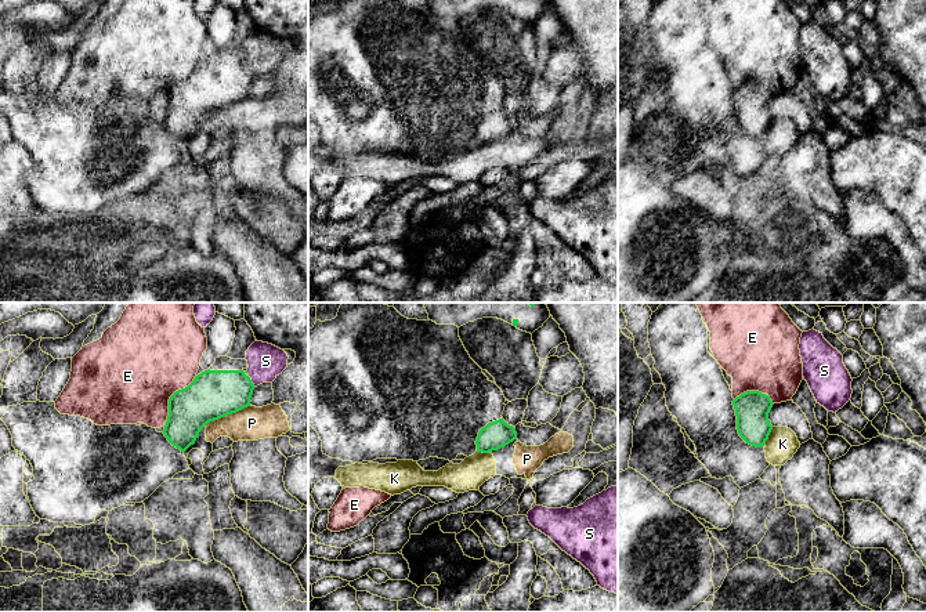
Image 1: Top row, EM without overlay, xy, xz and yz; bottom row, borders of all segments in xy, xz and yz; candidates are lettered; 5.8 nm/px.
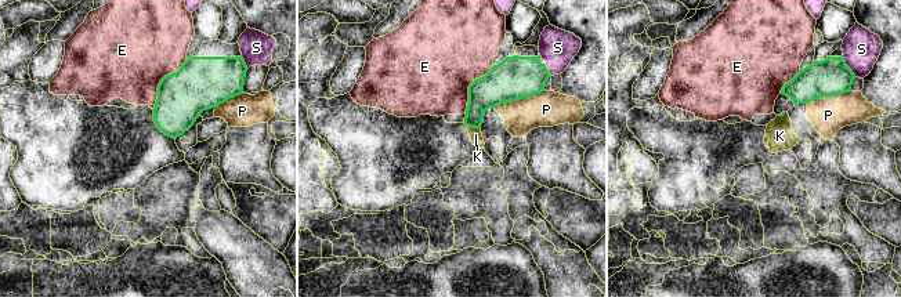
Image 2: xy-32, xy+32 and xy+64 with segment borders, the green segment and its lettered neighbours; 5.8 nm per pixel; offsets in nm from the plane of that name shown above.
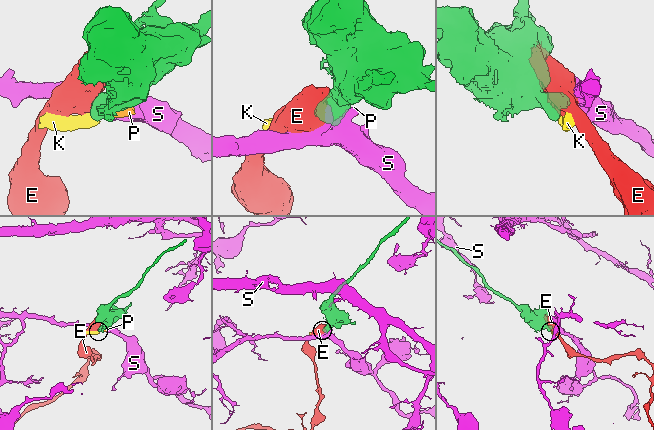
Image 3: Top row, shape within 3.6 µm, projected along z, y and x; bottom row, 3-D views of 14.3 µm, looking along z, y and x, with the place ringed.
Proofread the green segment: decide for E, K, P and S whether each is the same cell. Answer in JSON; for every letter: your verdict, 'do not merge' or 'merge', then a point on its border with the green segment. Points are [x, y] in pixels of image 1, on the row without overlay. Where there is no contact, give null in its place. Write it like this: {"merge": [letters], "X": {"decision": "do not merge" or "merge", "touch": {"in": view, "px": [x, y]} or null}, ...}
{"merge": [], "E": {"decision": "do not merge", "touch": {"in": "xy", "px": [173, 84]}}, "K": {"decision": "do not merge", "touch": {"in": "yz", "px": [767, 127]}}, "P": {"decision": "do not merge", "touch": {"in": "xy", "px": [227, 105]}}, "S": {"decision": "do not merge", "touch": {"in": "xy", "px": [250, 72]}}}

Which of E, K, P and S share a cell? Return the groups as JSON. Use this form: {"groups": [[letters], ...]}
{"groups": [["E"], ["K", "P"], ["S"]]}

